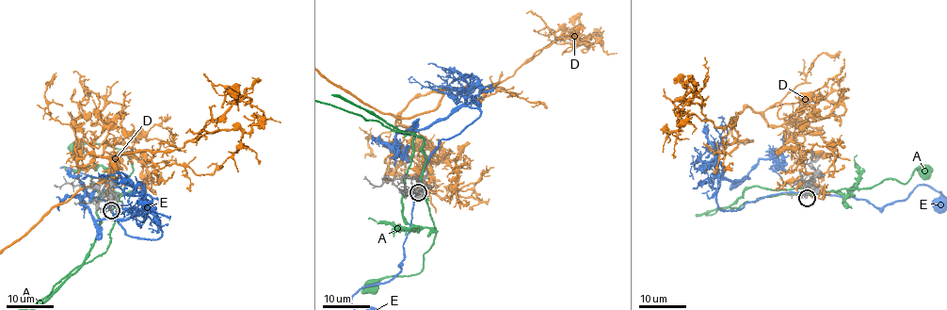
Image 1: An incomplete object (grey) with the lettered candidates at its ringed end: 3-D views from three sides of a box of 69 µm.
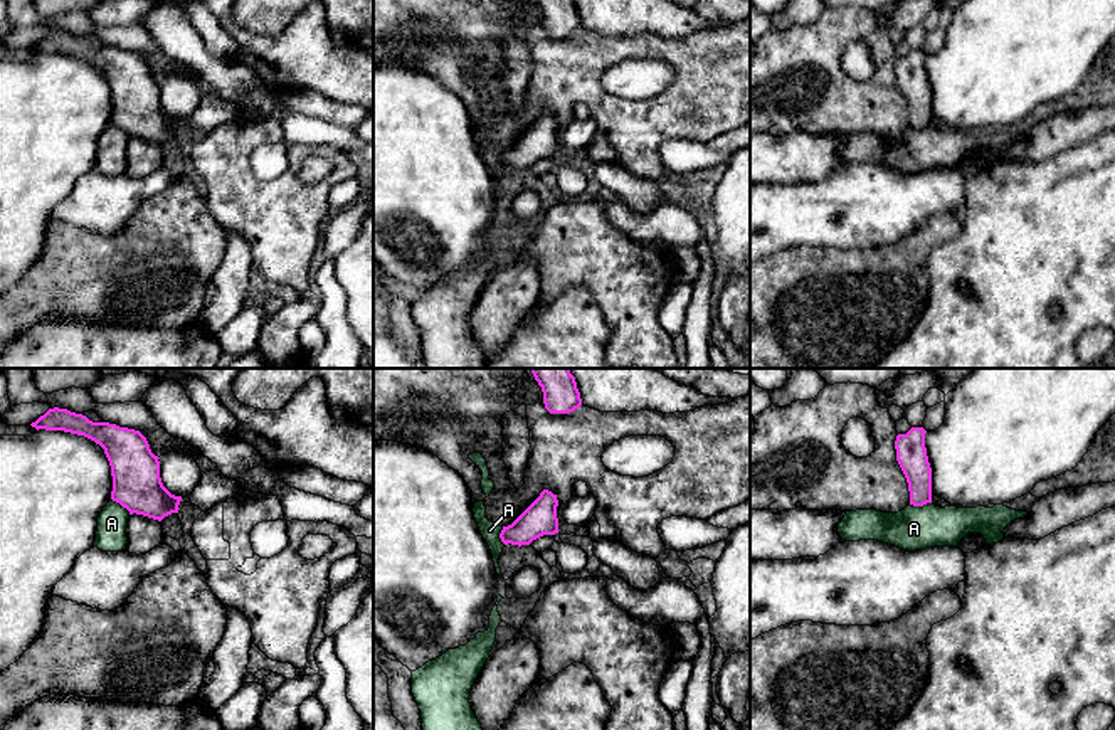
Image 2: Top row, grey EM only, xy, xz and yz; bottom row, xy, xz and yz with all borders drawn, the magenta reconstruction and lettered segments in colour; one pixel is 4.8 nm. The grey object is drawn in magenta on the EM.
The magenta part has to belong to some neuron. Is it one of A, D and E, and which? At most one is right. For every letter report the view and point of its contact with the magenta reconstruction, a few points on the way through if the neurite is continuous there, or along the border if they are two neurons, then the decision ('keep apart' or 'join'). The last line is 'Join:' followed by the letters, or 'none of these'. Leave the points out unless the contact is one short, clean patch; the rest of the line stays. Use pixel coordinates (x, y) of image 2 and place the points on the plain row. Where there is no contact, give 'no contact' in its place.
A: contact yz (920, 128); border yz (930, 125), (910, 128); keep apart
D: no contact; keep apart
E: no contact; keep apart
Join: none of these

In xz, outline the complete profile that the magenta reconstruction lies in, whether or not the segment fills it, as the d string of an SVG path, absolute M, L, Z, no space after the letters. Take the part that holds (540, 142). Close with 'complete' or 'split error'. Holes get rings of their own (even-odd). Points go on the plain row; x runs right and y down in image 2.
M543 113L511 148L503 150L499 156L501 165L521 170L543 158L558 156L557 130L557 118Z; complete

